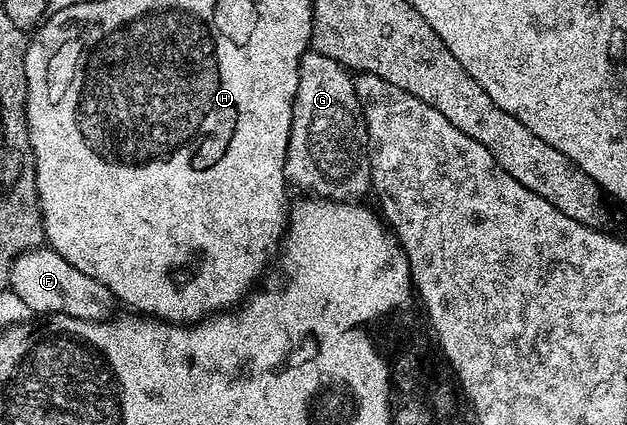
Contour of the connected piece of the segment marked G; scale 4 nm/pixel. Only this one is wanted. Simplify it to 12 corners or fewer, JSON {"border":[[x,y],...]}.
{"border":[[298,62],[286,179],[320,200],[372,188],[353,79]]}

